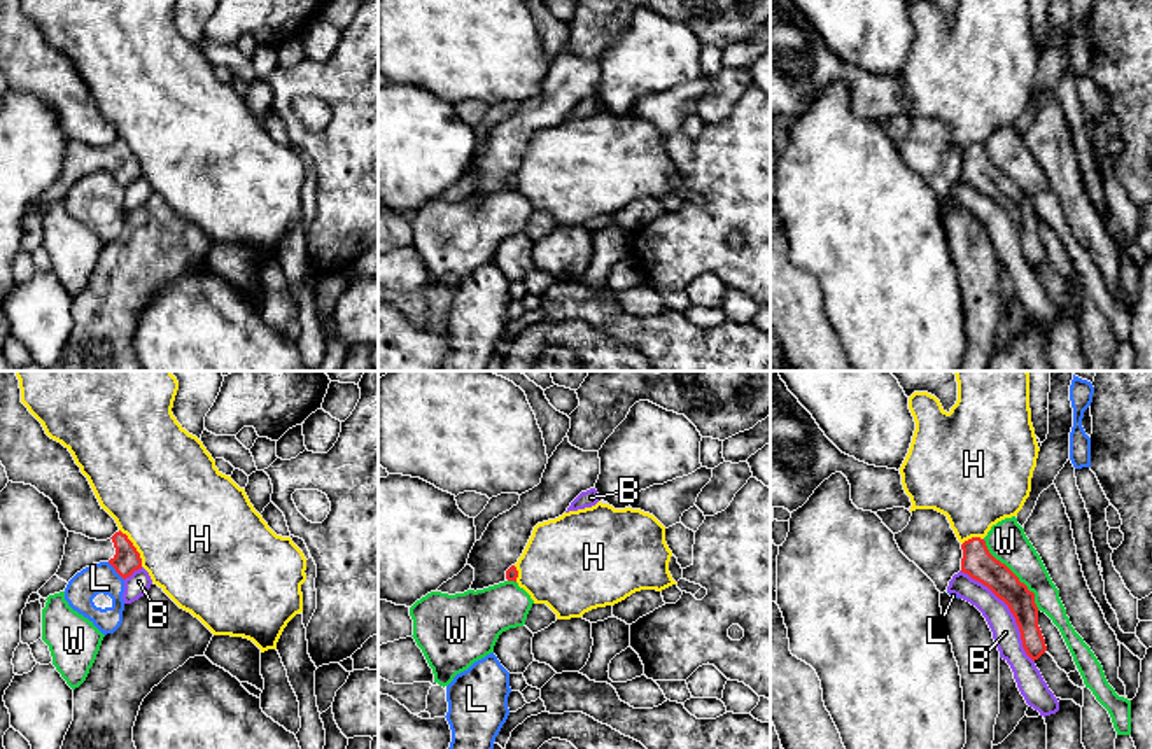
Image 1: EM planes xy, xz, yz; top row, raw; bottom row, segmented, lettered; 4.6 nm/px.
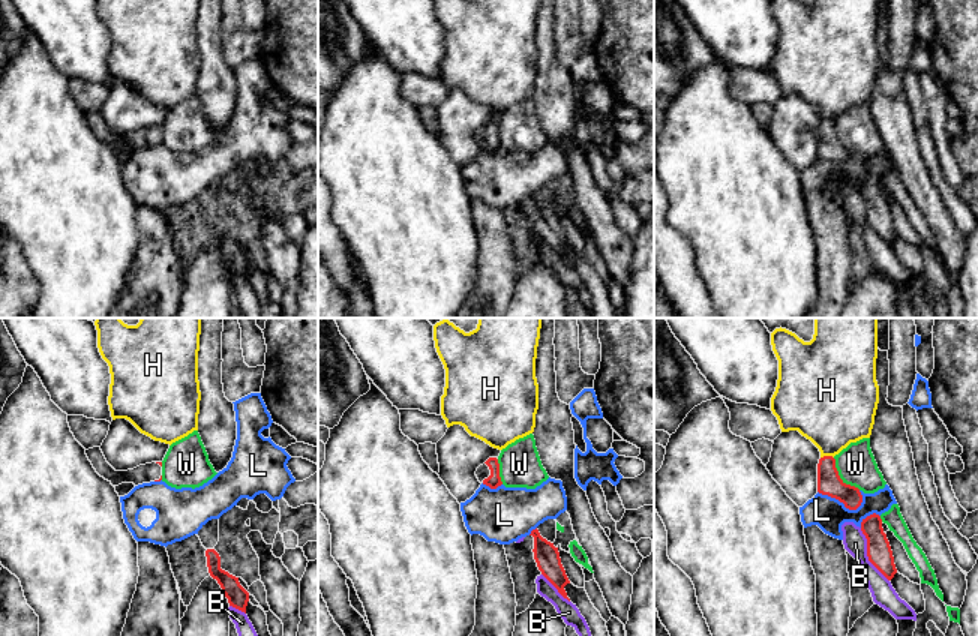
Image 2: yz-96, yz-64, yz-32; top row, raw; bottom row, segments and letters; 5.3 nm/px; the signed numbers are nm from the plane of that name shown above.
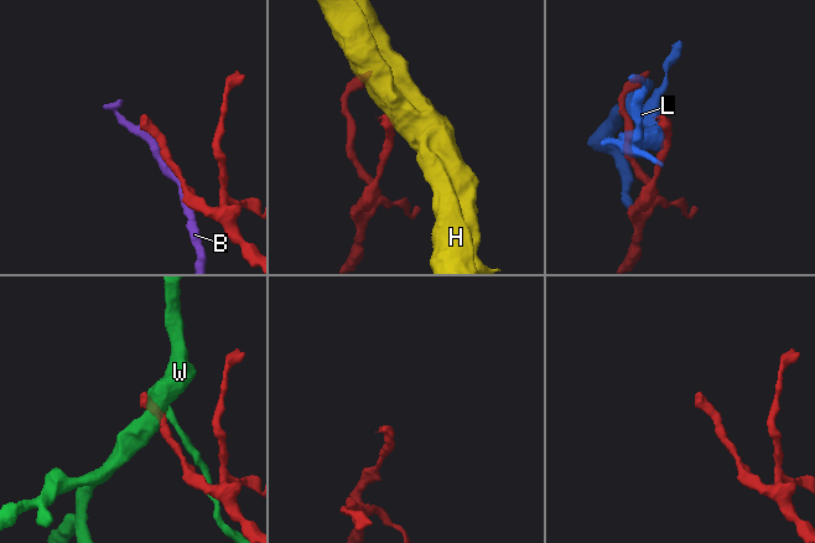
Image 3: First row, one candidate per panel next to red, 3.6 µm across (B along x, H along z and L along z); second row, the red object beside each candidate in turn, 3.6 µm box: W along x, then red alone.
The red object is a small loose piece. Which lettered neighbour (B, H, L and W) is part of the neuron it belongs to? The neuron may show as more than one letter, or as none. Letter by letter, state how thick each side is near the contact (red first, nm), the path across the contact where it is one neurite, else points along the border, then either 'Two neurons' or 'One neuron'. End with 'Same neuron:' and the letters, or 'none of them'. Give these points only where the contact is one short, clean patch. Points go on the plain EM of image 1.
B: Thickness 140 nm (red) against 130 nm. Two neurons
H: Thickness 120 nm (red) against 500 nm. Boundary: xy (119, 137), (139, 161), (142, 174). Two neurons
L: Thickness 120 nm (red) against 140 nm. Two neurons
W: Thickness 150 nm (red) against 180 nm. Boundary: yz (983, 147), (986, 156), (1033, 202), (1033, 210), (1039, 217). Two neurons
Same neuron: none of them

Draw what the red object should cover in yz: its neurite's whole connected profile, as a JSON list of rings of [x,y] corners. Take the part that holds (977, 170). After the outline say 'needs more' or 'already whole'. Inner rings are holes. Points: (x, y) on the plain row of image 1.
[[[972,145],[961,152],[961,180],[987,194],[1000,208],[1003,208],[1015,226],[1026,262],[1035,270],[1045,259],[1045,247],[1038,234],[1038,215],[1035,201],[1000,168],[996,168],[986,149]]]; already whole

